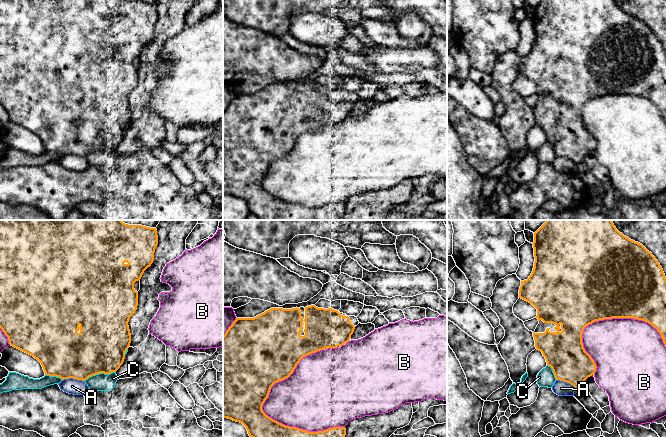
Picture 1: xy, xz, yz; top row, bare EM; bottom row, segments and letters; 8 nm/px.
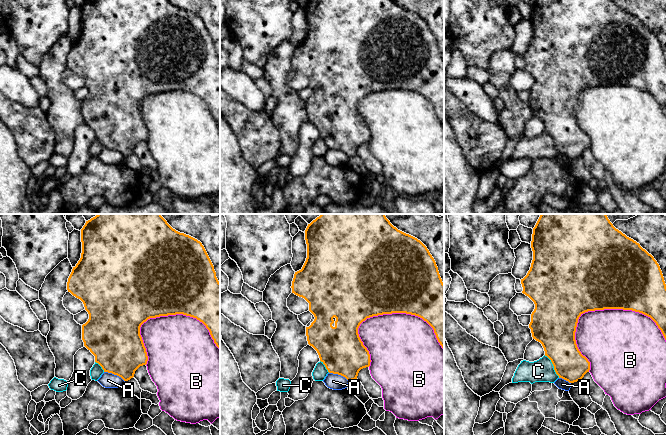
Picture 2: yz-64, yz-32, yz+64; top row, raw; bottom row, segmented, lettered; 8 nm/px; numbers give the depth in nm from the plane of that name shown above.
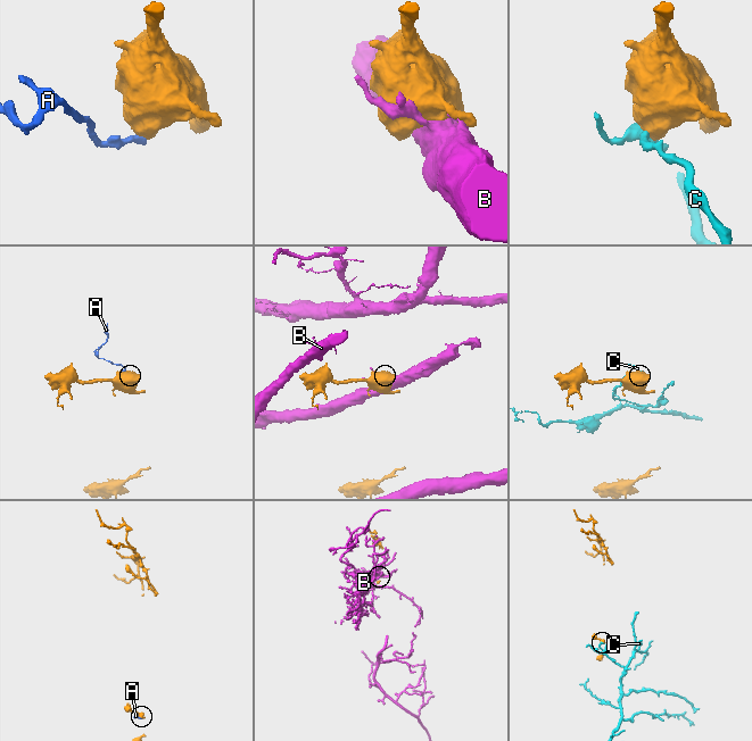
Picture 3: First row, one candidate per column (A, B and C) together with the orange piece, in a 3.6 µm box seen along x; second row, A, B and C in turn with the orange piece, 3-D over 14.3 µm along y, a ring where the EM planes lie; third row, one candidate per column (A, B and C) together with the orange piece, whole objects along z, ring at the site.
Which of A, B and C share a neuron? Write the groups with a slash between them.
A / B / C

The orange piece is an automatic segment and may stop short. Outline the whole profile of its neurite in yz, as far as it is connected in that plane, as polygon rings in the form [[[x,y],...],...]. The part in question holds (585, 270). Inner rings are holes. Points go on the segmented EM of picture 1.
[[[547,220],[534,233],[534,268],[527,280],[521,281],[519,298],[531,303],[537,309],[536,318],[539,321],[533,337],[535,347],[541,351],[546,359],[547,365],[553,370],[556,380],[570,383],[575,388],[584,386],[585,380],[594,375],[596,364],[591,356],[585,351],[582,343],[584,328],[595,321],[612,318],[633,318],[643,320],[651,324],[660,333],[666,347],[666,277],[662,267],[642,244],[635,242],[620,233],[614,226],[612,220]]]

